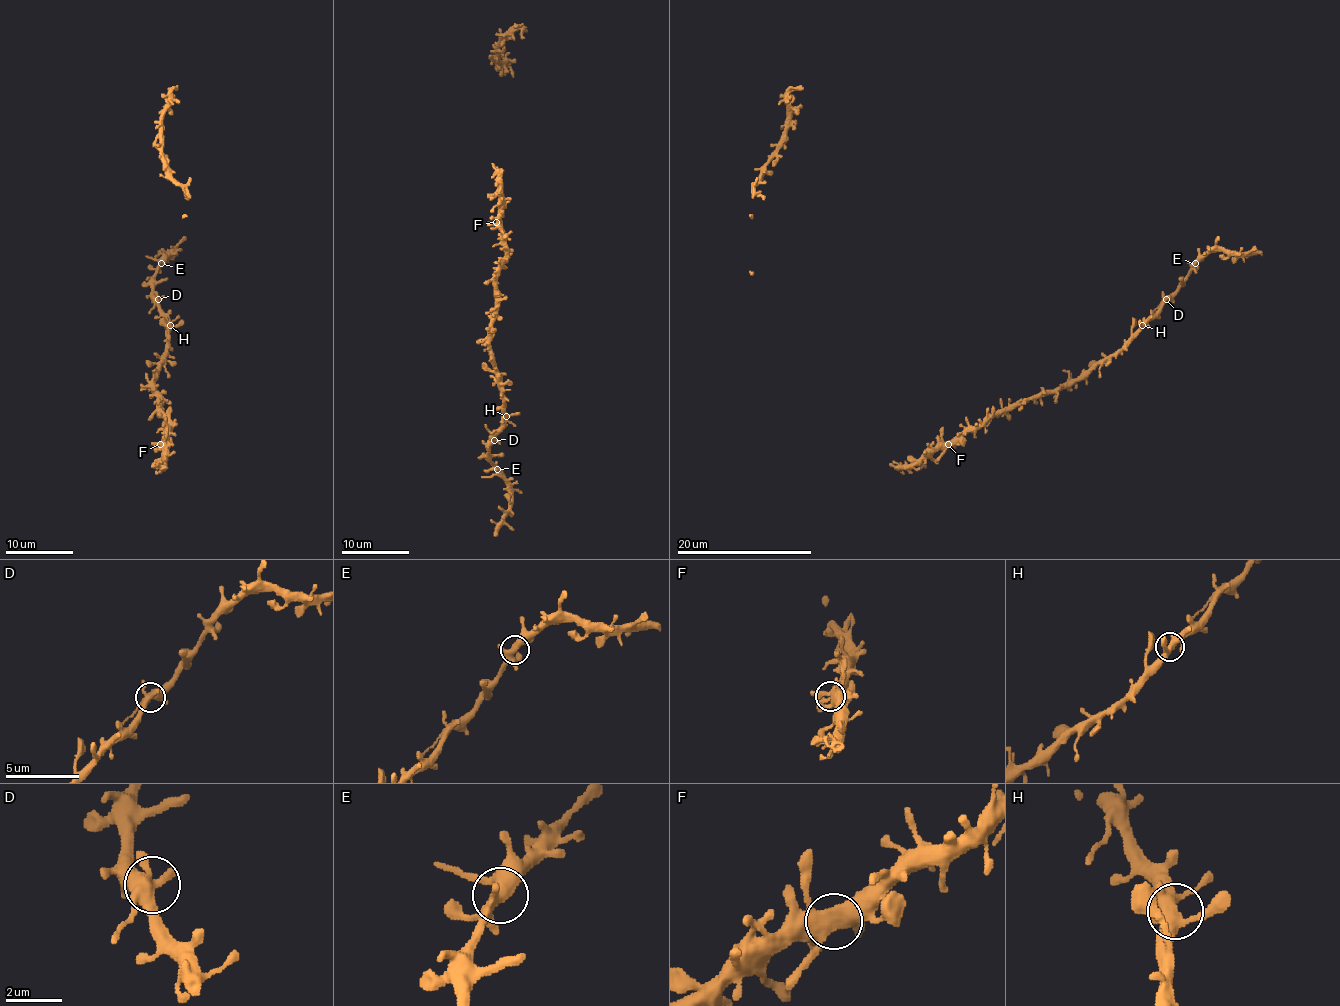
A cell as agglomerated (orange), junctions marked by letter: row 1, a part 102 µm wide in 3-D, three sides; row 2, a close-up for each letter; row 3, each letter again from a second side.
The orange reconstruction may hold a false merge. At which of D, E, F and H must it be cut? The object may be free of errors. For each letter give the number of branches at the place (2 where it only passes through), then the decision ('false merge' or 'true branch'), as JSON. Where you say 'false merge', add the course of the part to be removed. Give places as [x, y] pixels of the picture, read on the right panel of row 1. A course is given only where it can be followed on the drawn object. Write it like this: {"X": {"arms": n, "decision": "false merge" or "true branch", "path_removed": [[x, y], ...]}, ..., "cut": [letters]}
{"D": {"arms": 4, "decision": "true branch"}, "E": {"arms": 6, "decision": "true branch"}, "F": {"arms": 6, "decision": "true branch"}, "H": {"arms": 5, "decision": "true branch"}, "cut": []}

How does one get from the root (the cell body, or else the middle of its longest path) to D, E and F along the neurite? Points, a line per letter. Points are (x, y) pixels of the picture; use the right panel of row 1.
D: (941, 428), (941, 439), (955, 443), (994, 416), (1070, 387), (1105, 363), (1166, 299)
E: (941, 428), (941, 439), (955, 443), (994, 416), (1083, 379), (1105, 363), (1156, 313), (1194, 264)
F: (941, 428), (941, 439), (948, 444)

